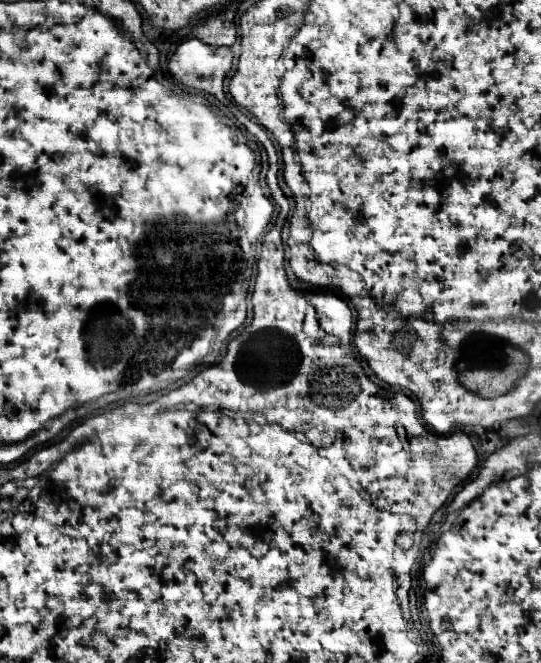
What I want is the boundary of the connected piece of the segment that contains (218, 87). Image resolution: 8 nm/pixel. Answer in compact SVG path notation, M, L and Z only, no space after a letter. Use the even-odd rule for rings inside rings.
M196 38L182 42L174 52L174 58L169 60L168 63L168 72L178 82L182 82L188 88L212 94L212 96L221 102L224 102L226 99L223 86L224 79L226 78L226 74L230 72L230 68L232 68L232 50L230 48L226 48L226 46L224 48L206 46L200 40L196 40Z

